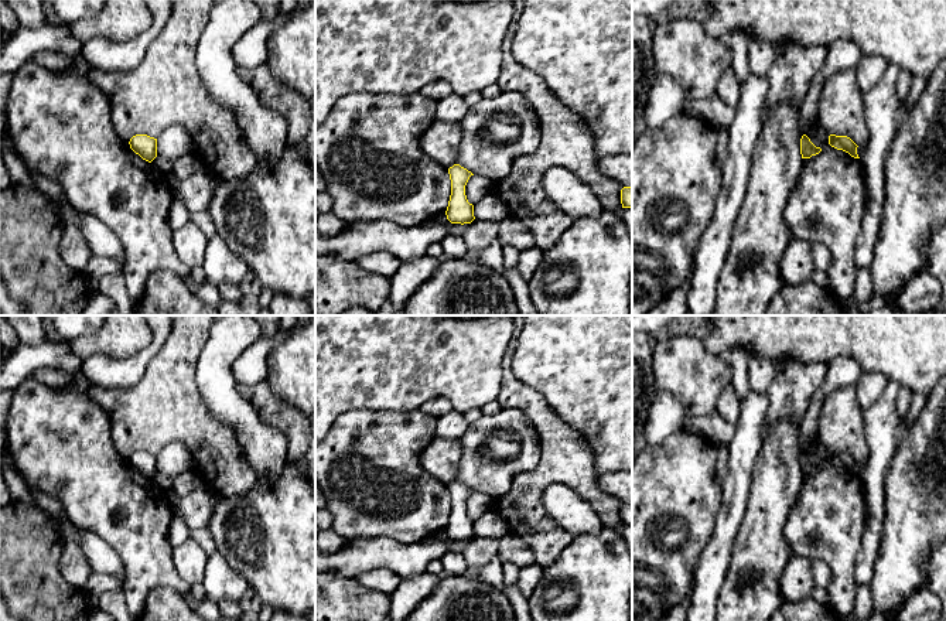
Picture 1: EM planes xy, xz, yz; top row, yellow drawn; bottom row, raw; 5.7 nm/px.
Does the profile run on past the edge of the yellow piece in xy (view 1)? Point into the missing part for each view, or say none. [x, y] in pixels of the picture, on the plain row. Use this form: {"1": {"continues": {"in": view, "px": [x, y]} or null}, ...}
{"1": {"continues": null}}

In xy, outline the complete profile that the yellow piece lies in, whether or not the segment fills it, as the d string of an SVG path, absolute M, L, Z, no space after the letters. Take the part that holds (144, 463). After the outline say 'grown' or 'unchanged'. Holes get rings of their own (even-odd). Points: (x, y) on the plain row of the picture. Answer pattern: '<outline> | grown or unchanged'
M136 451L129 458L130 465L143 477L151 480L157 474L157 455L147 451Z | unchanged

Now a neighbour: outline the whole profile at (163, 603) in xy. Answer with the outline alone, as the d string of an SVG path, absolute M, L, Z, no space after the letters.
M165 586L148 591L136 621L206 621L184 600L184 594Z

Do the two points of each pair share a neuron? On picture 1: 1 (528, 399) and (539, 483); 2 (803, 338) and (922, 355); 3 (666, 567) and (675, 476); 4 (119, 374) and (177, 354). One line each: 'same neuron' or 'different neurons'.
1: same neuron
2: same neuron
3: same neuron
4: different neurons

